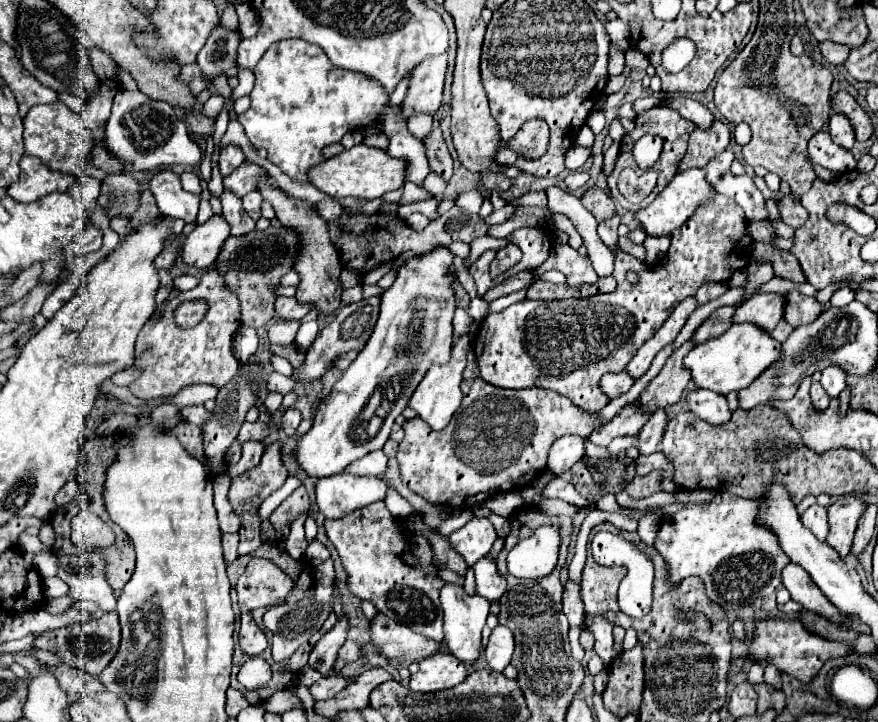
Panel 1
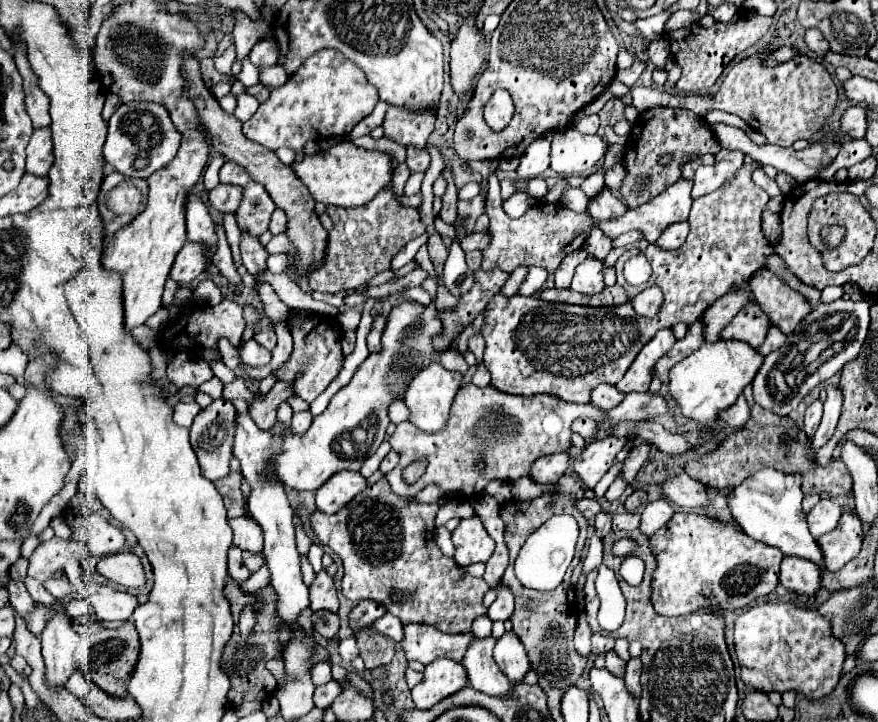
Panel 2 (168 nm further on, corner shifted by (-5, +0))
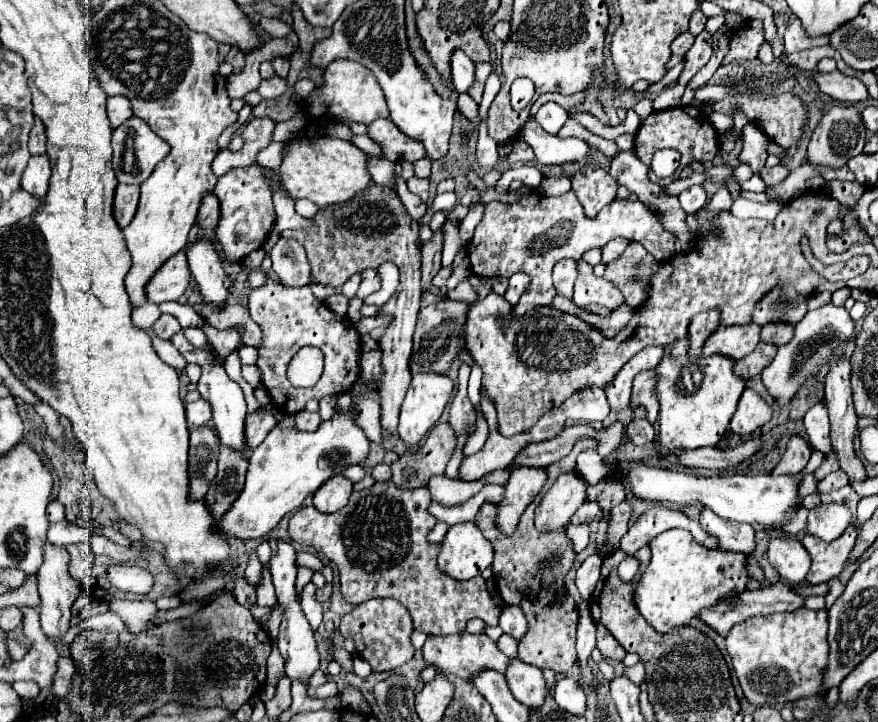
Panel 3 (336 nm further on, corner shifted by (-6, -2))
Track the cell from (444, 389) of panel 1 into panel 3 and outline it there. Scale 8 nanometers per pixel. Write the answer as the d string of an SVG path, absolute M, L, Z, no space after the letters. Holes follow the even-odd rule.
M416 374L412 378L412 384L400 408L400 424L398 424L400 438L406 442L408 448L418 446L420 440L426 436L426 432L438 422L452 396L452 390L454 390L454 382L444 374Z

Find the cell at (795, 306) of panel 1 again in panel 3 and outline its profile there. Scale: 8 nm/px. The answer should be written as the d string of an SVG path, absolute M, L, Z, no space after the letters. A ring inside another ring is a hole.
M768 322L766 326L762 326L762 340L772 342L776 346L790 342L792 334L794 326L790 326L790 322Z

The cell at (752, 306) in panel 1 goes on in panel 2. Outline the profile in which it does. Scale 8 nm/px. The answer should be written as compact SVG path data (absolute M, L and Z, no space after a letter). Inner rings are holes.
M747 304L739 314L721 330L721 340L743 340L749 346L759 346L769 330L769 318L761 312L759 304Z

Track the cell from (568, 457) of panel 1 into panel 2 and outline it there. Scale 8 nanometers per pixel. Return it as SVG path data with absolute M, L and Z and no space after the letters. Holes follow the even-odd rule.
M565 452L543 456L531 466L529 478L537 484L555 484L567 470L567 462L569 462L569 456Z

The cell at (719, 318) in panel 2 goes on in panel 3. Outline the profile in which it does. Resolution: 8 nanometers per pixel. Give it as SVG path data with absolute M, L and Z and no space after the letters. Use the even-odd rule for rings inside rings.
M708 310L706 314L696 314L690 322L690 350L688 354L692 358L700 358L702 356L702 346L706 342L706 338L718 328L718 310Z

